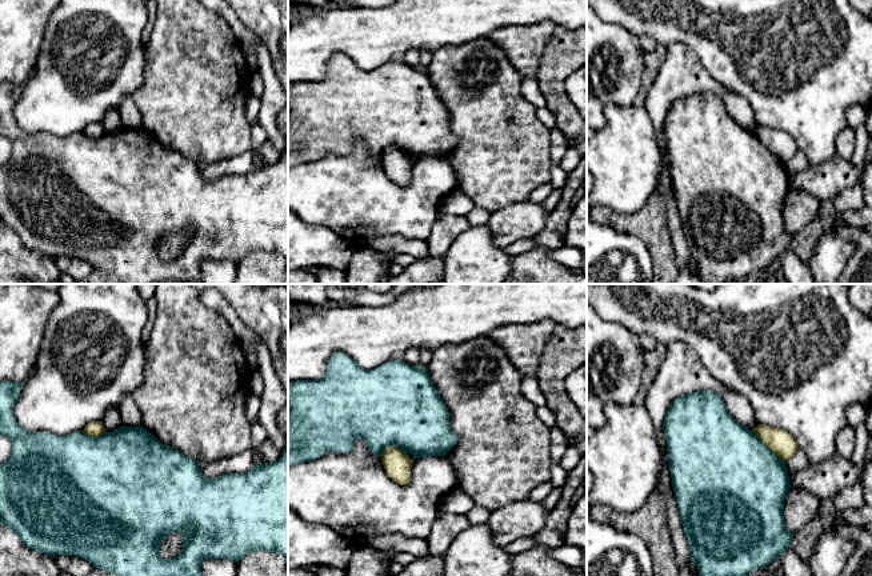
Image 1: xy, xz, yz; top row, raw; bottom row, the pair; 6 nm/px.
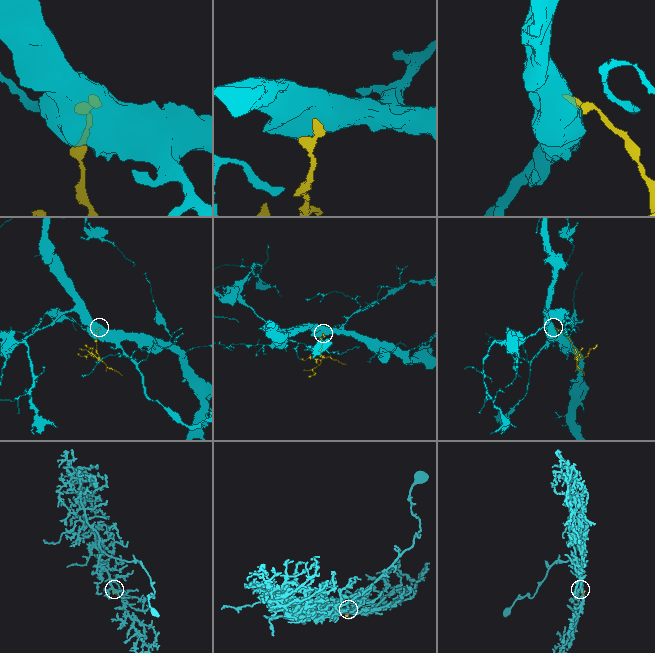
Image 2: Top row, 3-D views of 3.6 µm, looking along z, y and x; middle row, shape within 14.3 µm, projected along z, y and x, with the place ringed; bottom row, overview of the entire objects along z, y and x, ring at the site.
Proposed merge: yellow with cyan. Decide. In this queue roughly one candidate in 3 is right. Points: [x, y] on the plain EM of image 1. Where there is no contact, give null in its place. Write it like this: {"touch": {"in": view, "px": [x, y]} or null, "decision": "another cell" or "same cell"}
{"touch": {"in": "yz", "px": [768, 148]}, "decision": "another cell"}

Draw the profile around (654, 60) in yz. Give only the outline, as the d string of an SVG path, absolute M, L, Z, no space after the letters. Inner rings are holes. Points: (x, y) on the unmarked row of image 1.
M657 44L652 52L644 53L644 72L643 72L643 83L640 85L640 91L635 99L636 105L644 105L648 91L651 89L656 76L663 65L663 61L667 56L665 47Z

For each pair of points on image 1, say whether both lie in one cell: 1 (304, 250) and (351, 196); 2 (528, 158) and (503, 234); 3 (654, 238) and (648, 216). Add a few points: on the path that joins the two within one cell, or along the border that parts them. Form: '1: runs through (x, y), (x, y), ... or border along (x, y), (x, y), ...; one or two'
1: border along (302, 219), (308, 224), (326, 226), (351, 243); two
2: border along (527, 199), (511, 203), (492, 214); two
3: runs through (654, 232), (650, 222); one

